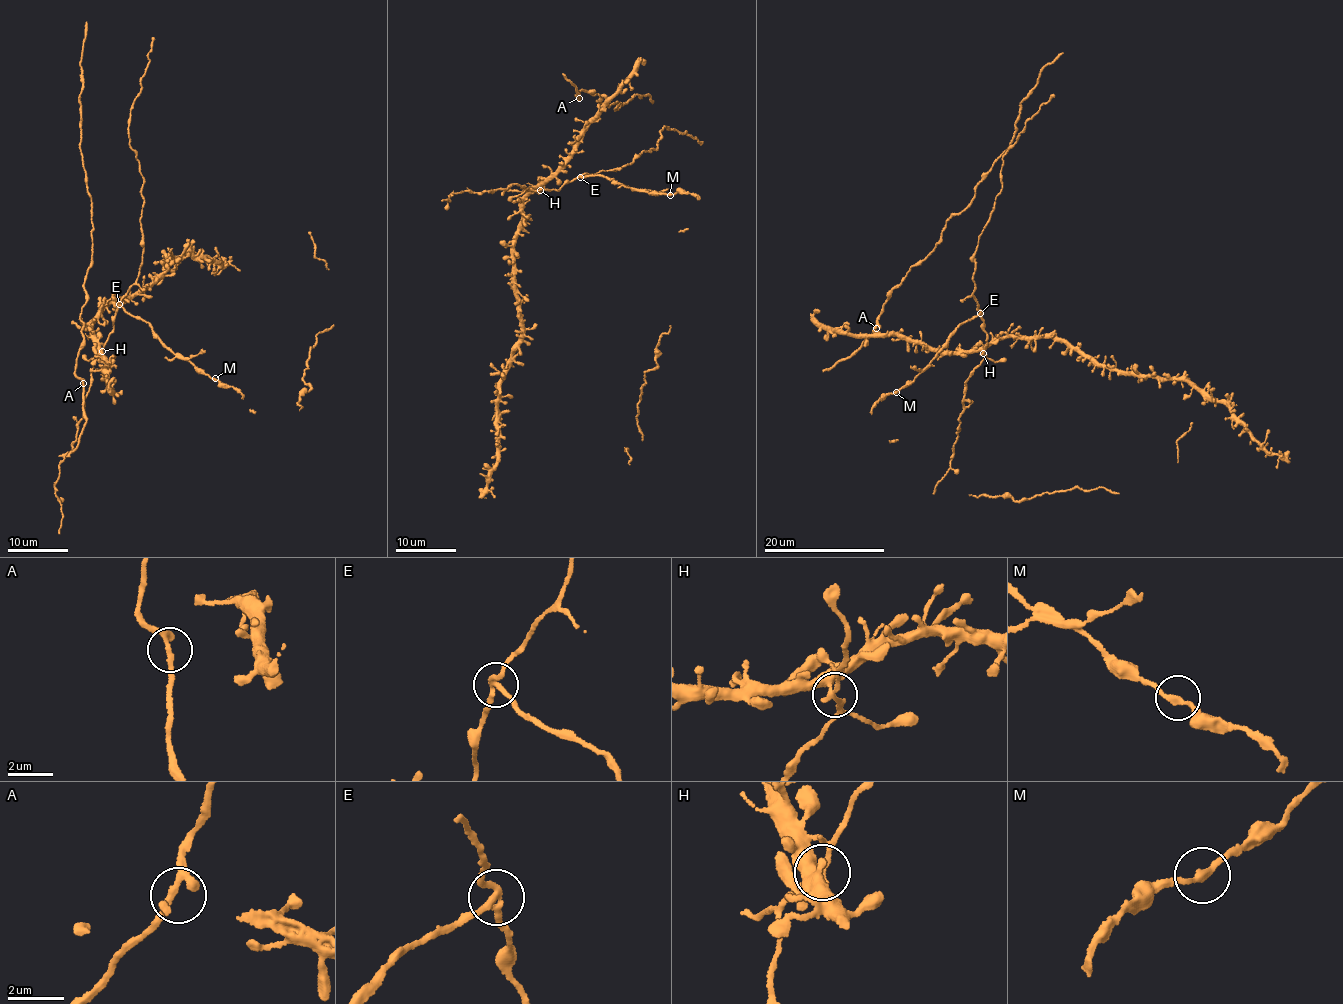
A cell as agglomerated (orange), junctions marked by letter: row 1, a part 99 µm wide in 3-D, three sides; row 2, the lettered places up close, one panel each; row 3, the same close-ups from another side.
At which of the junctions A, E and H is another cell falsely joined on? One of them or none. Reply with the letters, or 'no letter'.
E

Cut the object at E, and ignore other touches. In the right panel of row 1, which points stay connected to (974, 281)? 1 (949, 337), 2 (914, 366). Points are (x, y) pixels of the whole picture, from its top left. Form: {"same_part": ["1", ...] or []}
{"same_part": []}

